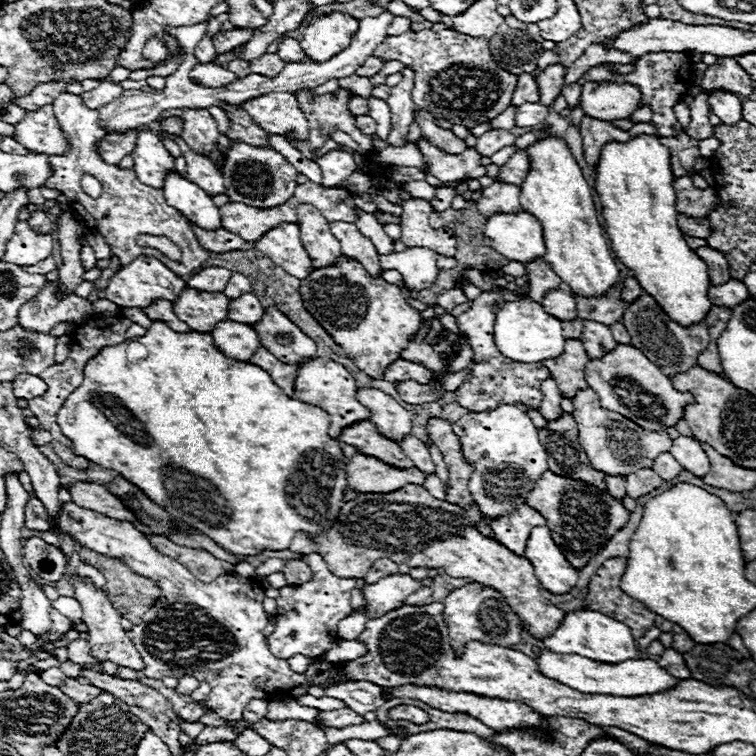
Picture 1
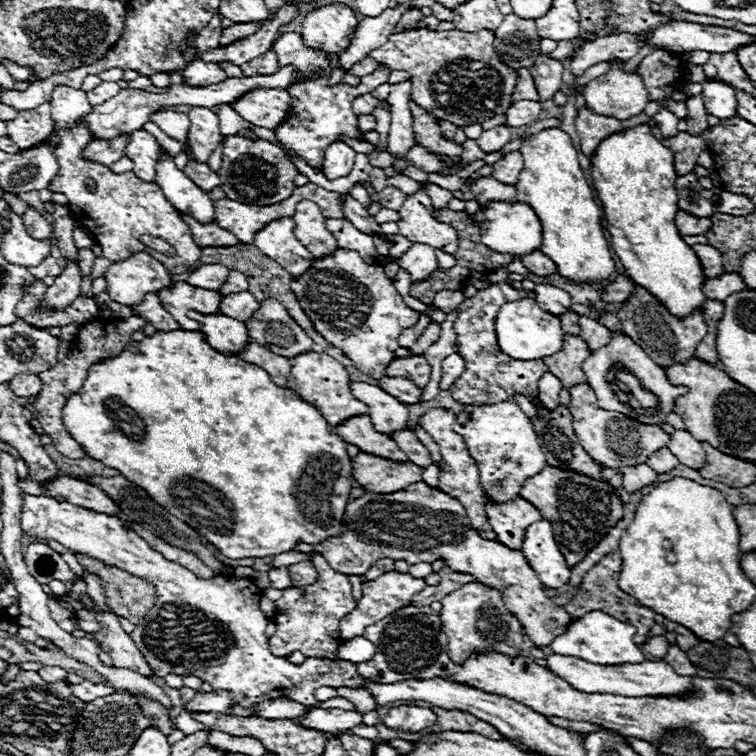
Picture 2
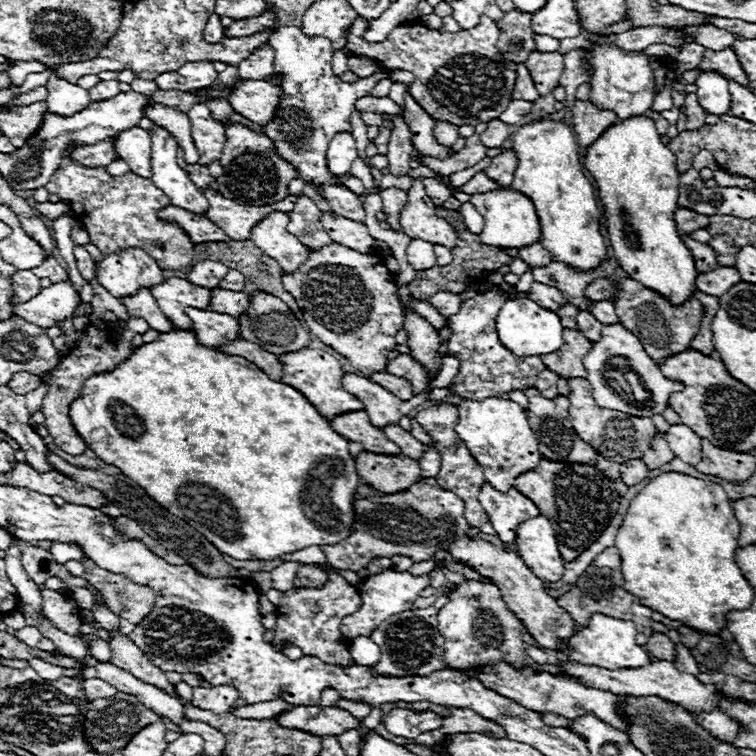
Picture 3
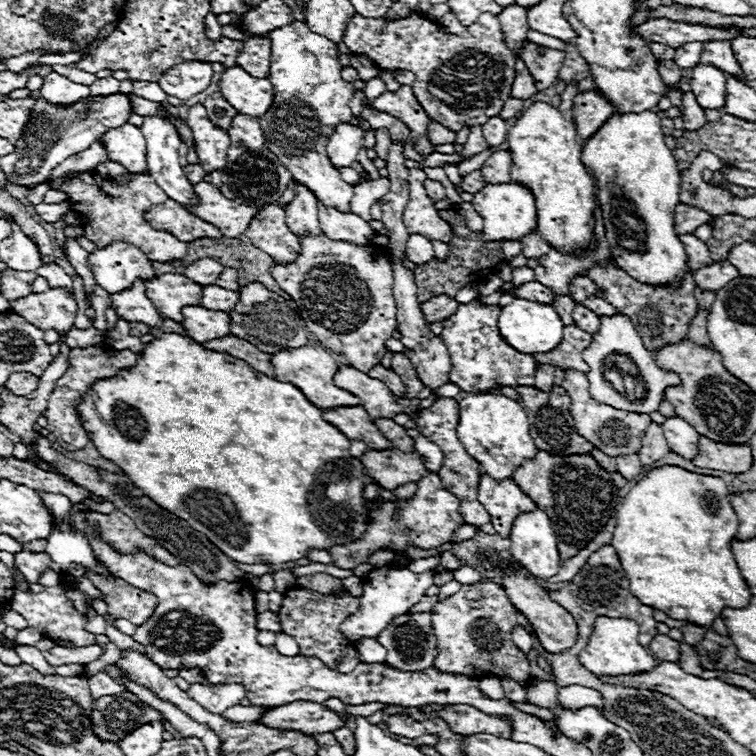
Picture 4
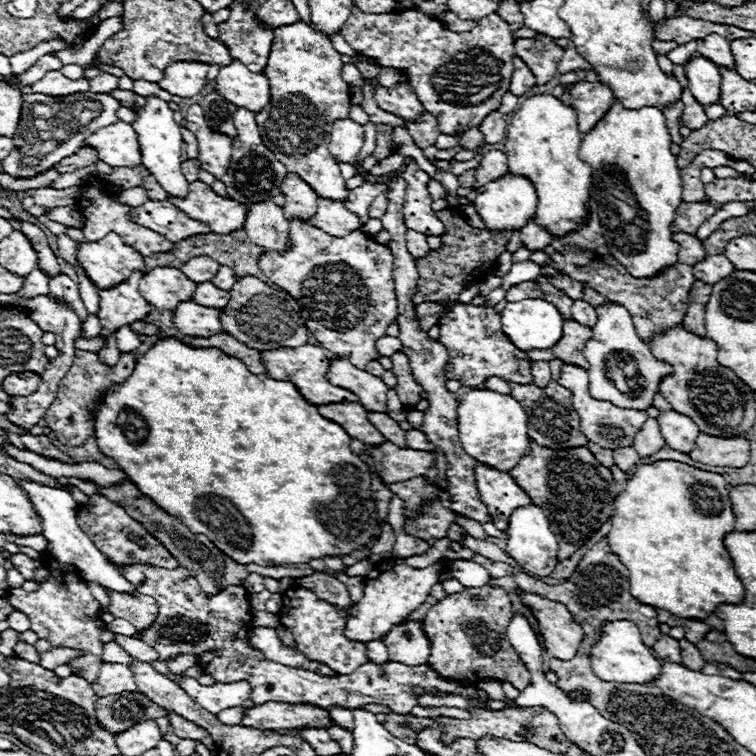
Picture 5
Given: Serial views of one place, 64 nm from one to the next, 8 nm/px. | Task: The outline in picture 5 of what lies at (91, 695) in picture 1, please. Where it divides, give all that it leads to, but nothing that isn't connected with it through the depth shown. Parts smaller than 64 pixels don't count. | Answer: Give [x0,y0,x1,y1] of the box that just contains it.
[92,664,134,696]

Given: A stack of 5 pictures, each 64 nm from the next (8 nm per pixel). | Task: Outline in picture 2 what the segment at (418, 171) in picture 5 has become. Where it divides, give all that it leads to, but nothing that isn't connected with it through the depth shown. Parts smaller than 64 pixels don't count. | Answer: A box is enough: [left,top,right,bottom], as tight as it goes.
[398,190,458,254]

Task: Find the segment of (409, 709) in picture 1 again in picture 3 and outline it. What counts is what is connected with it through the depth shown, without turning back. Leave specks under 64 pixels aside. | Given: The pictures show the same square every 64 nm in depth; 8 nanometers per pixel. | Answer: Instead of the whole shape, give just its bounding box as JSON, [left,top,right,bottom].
[384,708,442,738]

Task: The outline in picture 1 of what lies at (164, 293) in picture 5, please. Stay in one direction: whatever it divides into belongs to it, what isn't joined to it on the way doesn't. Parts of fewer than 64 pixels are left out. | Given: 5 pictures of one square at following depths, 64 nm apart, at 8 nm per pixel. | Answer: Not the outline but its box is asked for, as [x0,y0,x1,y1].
[174,288,228,332]

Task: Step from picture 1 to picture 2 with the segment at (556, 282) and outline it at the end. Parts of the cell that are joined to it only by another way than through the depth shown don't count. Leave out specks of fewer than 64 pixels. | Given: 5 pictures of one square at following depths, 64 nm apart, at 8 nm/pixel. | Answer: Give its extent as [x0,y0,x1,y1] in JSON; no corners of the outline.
[520,250,556,276]

